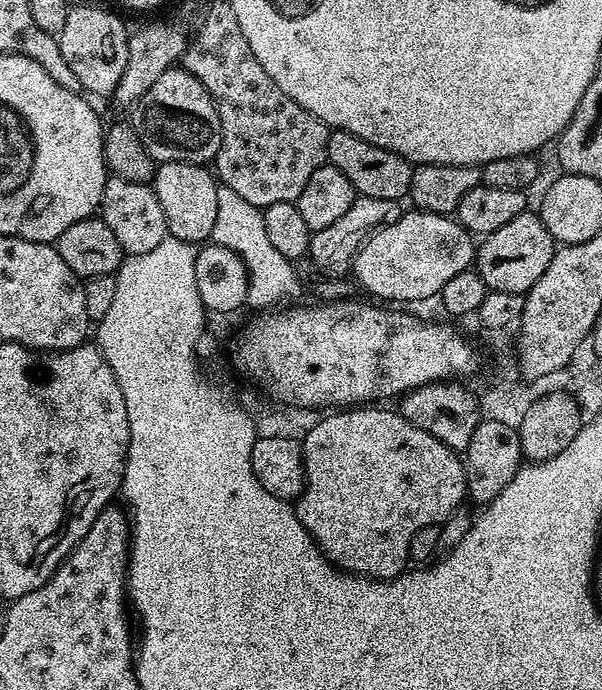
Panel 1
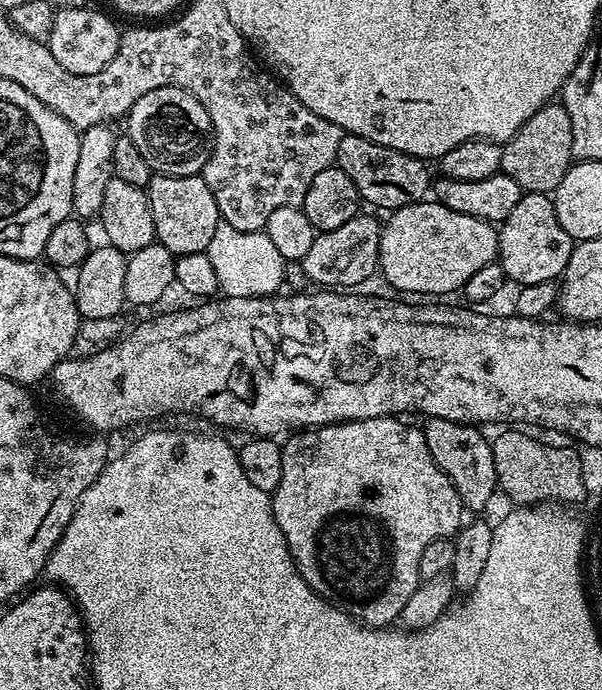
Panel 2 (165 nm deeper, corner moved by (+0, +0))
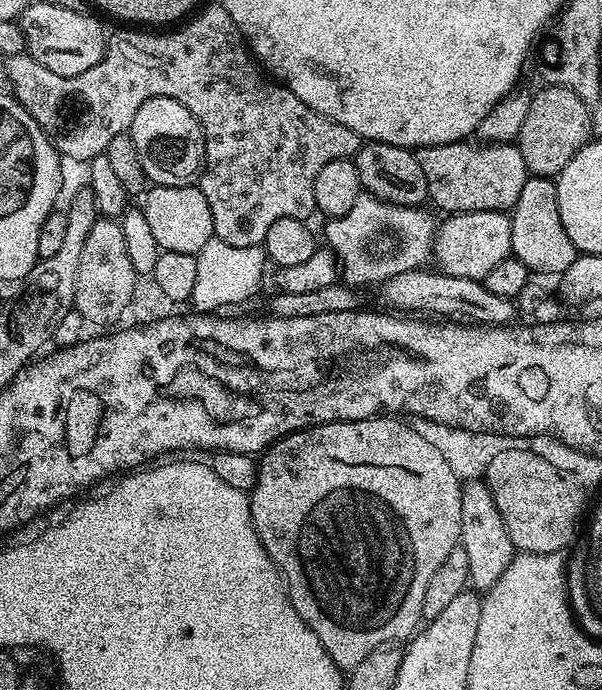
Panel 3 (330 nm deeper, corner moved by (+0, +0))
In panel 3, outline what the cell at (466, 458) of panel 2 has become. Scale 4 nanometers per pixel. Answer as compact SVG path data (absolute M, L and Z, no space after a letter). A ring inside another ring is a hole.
M483 479L467 481L462 487L462 530L459 547L466 550L466 558L470 562L468 579L476 590L492 588L506 574L506 566L510 566L514 549L510 542L510 534L506 534L506 522L502 522L502 514L494 506L494 498Z

